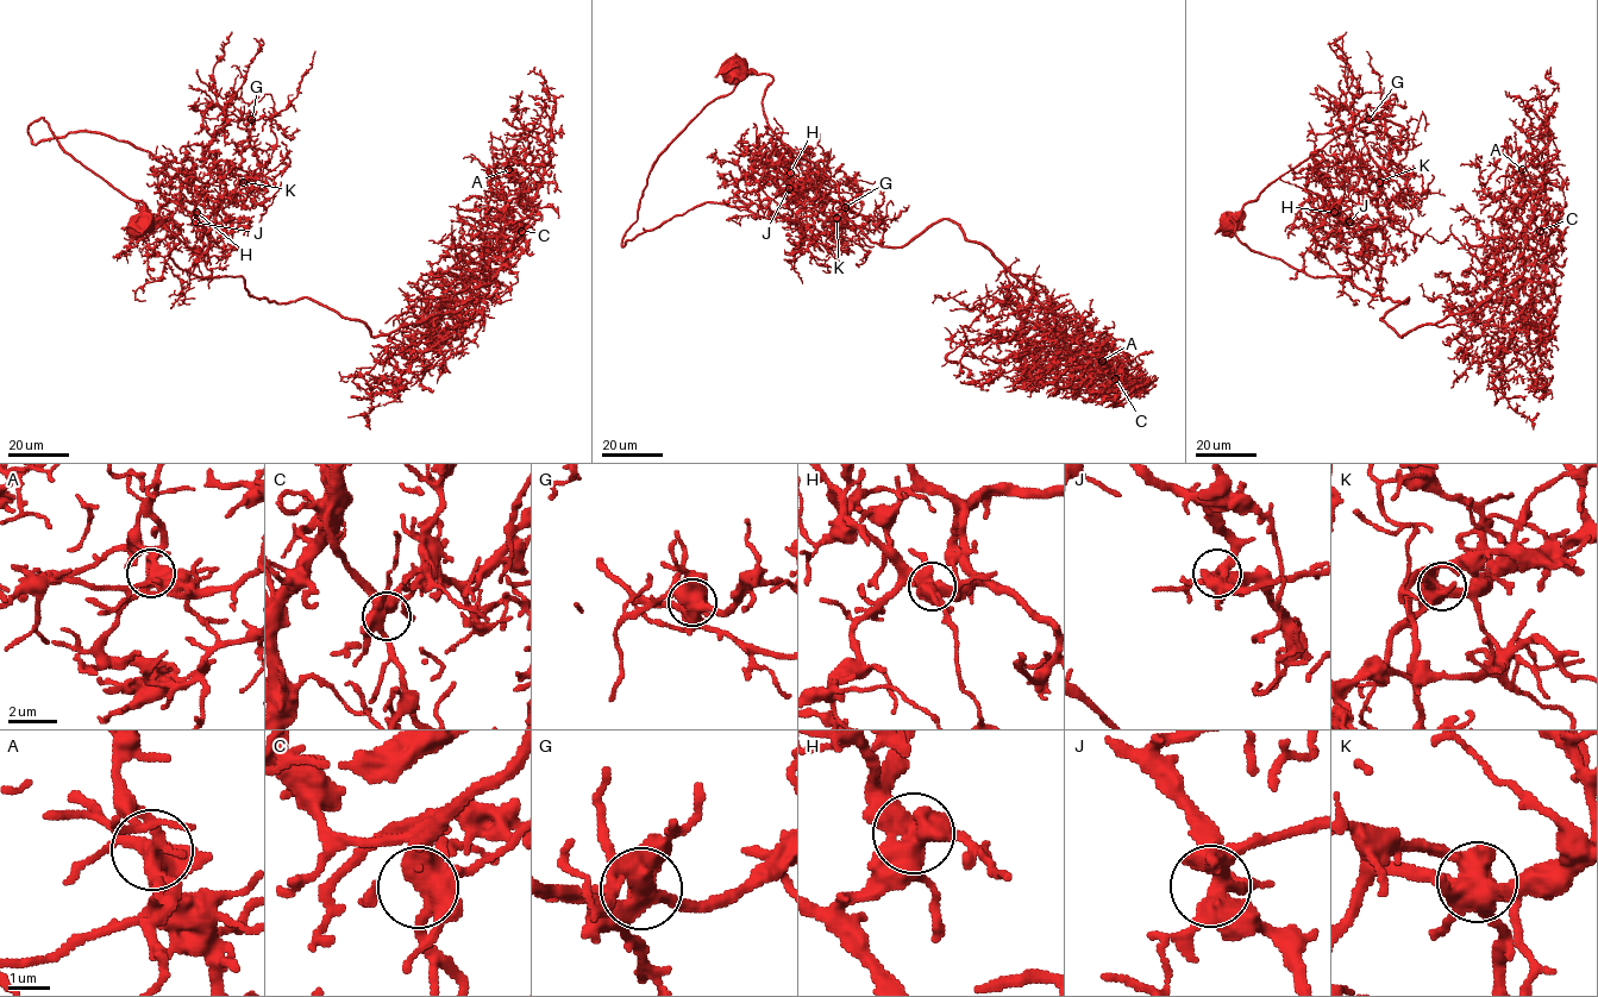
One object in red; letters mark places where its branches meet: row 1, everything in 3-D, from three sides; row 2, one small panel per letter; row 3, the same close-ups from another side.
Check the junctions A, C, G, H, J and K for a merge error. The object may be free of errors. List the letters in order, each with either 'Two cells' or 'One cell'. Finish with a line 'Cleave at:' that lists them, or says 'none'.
A: One cell
C: One cell
G: One cell
H: One cell
J: One cell
K: One cell
Cleave at: none

